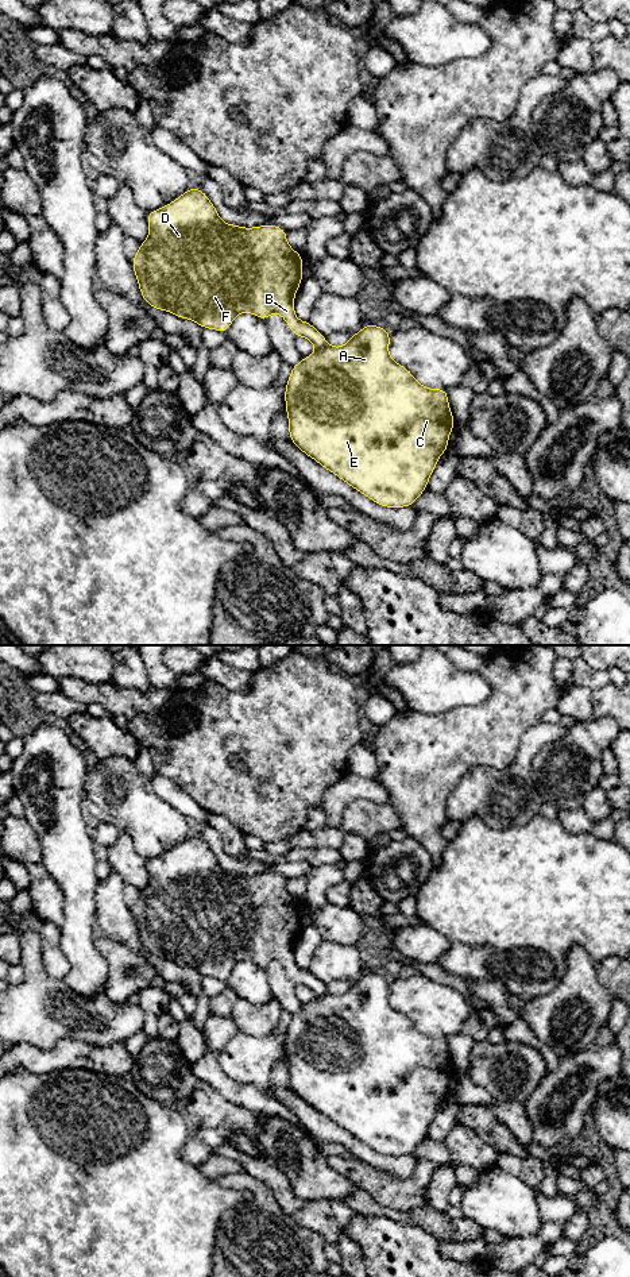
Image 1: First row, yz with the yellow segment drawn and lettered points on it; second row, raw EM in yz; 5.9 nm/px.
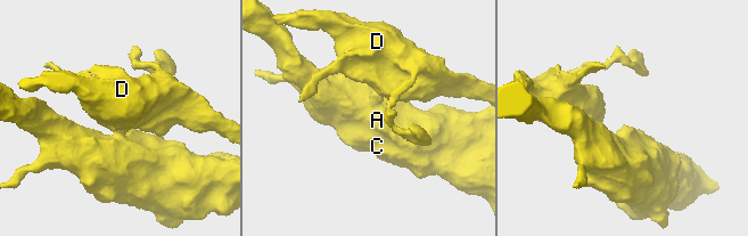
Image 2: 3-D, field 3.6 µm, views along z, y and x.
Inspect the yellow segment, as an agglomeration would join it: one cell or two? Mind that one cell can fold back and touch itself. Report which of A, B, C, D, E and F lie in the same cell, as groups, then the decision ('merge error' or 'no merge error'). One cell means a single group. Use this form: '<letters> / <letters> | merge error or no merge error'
A C E / B D F | merge error

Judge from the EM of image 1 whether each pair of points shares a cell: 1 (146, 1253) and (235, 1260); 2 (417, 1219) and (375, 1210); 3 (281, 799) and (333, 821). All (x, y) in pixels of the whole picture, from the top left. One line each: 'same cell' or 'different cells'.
1: different cells
2: same cell
3: different cells

